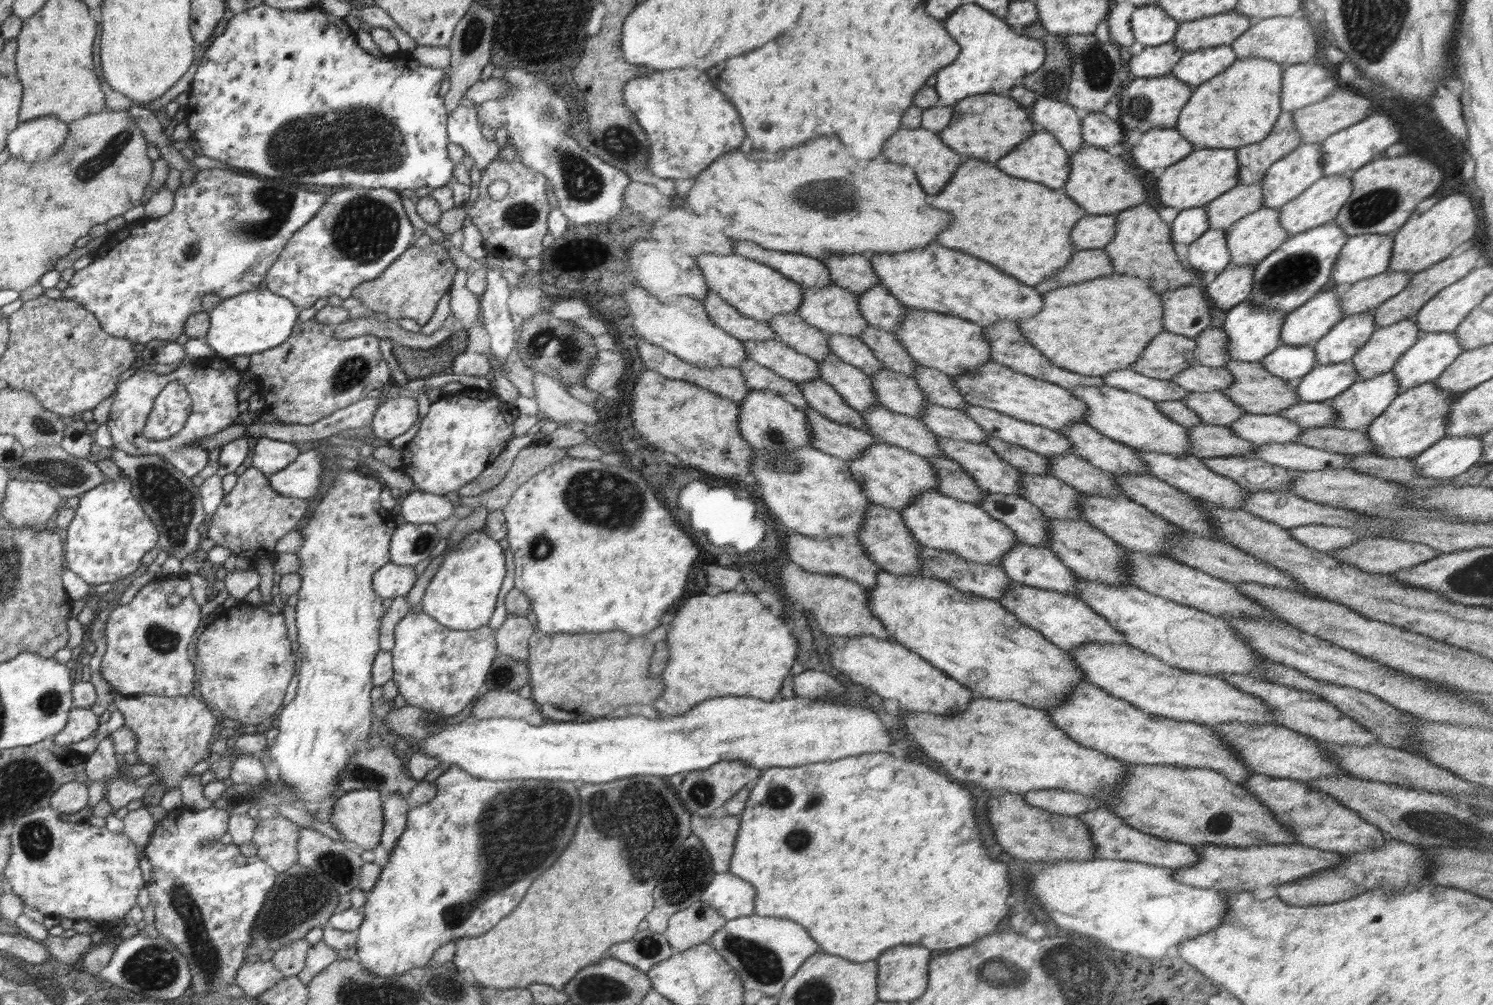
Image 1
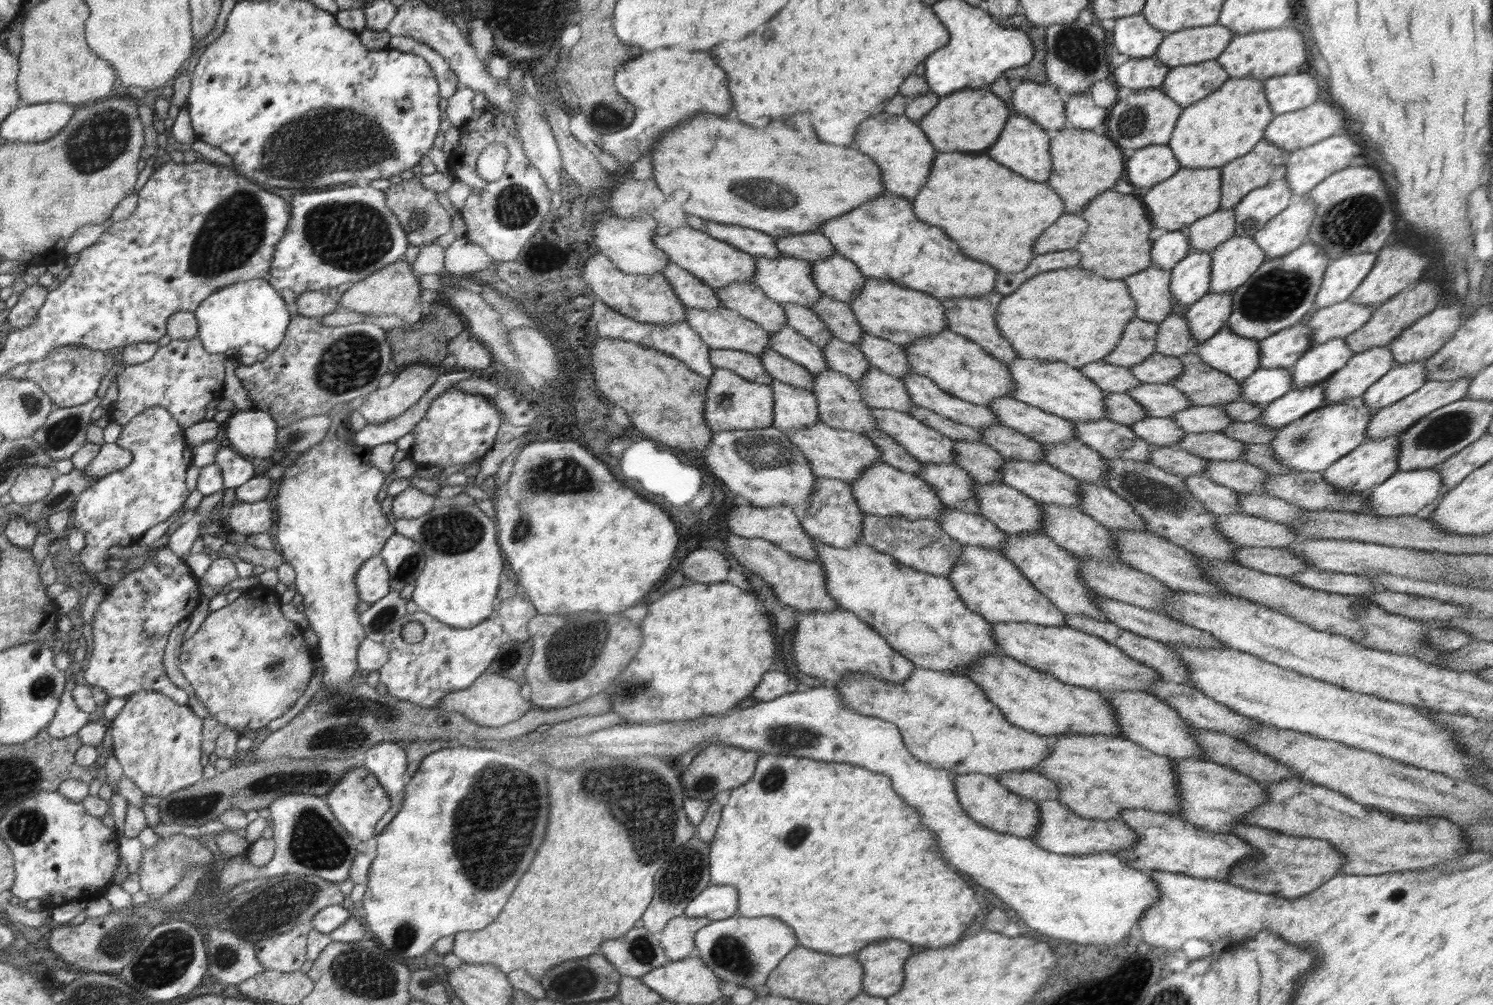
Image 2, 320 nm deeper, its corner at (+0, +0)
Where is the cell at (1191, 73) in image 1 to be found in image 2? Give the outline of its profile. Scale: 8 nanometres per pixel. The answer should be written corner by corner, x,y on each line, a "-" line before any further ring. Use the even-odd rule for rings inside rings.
1208,60
1172,68
1160,88
1176,104
1188,108
1220,89
1229,78
1216,60

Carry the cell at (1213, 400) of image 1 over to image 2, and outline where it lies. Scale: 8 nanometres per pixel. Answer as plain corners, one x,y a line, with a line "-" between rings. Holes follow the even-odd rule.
1170,382
1140,383
1130,389
1128,396
1141,404
1150,417
1171,417
1175,412
1189,409
1191,400

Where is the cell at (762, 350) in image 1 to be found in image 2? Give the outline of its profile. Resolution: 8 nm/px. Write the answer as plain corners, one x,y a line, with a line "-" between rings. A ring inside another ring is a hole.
687,307
687,319
685,320
711,349
742,350
748,354
759,356
770,348
771,333
764,330
756,322
744,318
735,310
726,307
718,307
712,310

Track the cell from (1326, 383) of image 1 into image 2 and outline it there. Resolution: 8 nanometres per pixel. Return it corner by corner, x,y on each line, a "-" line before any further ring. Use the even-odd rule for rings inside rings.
1318,385
1293,389
1273,400
1257,418
1260,424
1280,428
1323,405
1324,389

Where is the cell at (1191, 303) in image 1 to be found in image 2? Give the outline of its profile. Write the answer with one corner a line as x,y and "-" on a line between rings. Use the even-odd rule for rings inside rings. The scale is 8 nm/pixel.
1150,266
1123,278
1136,303
1135,318
1158,324
1167,319
1175,304
1170,292
1171,271

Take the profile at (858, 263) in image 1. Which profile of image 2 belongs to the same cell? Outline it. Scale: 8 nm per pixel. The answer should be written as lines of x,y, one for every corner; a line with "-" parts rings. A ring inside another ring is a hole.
818,230
775,237
775,244
782,255
800,257
812,263
836,253
830,239

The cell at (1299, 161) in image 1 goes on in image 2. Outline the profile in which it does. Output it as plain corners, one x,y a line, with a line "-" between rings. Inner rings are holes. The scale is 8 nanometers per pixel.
1285,177
1256,188
1236,205
1235,235
1254,236
1264,225
1280,214
1289,204
1292,196

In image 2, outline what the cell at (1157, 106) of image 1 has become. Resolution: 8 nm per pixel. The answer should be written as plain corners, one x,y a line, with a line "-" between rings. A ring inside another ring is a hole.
1161,88
1132,91
1125,100
1118,100
1112,105
1107,136
1128,156
1133,151
1151,144
1167,144
1182,111
1183,108
1166,96

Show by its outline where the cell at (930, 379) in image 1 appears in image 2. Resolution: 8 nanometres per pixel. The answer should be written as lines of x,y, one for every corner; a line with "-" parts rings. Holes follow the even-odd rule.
864,333
854,346
864,353
872,367
878,367
900,380
912,373
904,348
893,342

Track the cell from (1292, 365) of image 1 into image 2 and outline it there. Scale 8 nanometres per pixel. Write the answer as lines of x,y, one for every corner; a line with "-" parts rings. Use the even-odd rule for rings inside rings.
1258,367
1244,379
1238,400
1250,404
1268,405
1292,390
1292,370
1289,368

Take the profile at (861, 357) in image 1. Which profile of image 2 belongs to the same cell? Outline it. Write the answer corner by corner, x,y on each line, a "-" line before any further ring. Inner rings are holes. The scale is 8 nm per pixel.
783,304
786,324
796,332
802,333
808,340
823,348
834,338
830,329
810,308
797,304

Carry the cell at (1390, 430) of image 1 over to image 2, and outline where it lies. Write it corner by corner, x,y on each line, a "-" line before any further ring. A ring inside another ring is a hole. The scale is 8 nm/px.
1400,433
1388,438
1379,438
1378,440
1366,439
1352,452
1348,452
1323,471
1323,479
1345,496
1379,486
1398,471
1397,450
1399,449
1399,436

